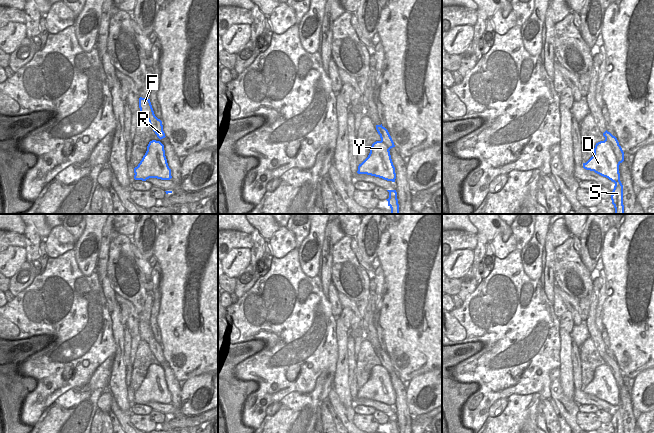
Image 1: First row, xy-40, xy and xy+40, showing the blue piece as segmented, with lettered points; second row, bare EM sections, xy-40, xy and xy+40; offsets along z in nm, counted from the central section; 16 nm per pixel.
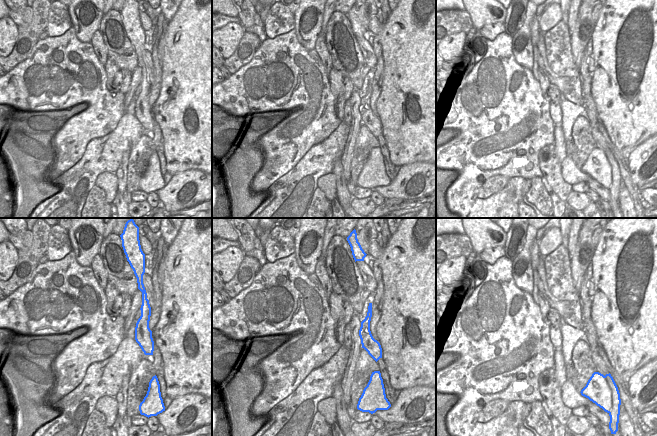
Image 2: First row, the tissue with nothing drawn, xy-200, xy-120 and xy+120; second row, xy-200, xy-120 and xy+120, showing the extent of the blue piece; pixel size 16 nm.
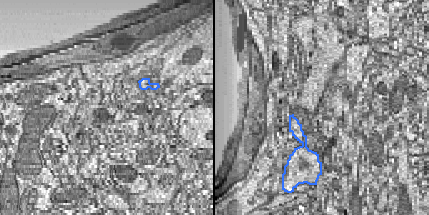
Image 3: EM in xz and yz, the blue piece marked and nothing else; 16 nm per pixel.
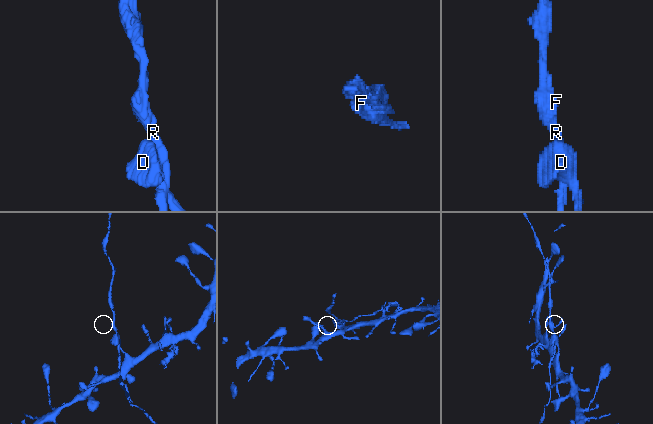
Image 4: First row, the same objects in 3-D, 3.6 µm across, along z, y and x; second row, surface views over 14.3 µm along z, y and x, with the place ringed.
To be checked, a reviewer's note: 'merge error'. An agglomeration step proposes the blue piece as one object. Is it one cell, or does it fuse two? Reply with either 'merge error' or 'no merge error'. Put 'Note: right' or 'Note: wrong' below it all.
merge error
Note: right

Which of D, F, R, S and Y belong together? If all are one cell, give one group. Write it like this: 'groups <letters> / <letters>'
groups D Y / F R S

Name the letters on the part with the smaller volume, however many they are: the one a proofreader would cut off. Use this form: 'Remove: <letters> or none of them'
Remove: F, R, S

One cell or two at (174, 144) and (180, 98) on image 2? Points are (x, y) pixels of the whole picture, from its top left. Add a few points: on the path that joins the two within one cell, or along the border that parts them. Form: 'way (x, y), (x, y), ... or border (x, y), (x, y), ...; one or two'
way (180, 133), (180, 109); one

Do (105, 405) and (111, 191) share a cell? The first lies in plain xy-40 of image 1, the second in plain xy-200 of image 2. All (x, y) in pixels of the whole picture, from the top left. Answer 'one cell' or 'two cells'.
one cell

